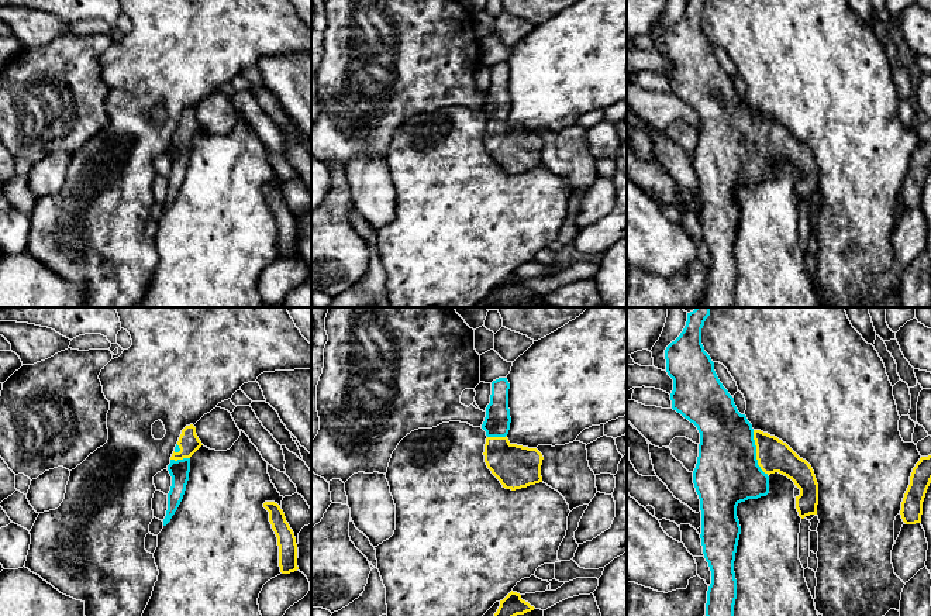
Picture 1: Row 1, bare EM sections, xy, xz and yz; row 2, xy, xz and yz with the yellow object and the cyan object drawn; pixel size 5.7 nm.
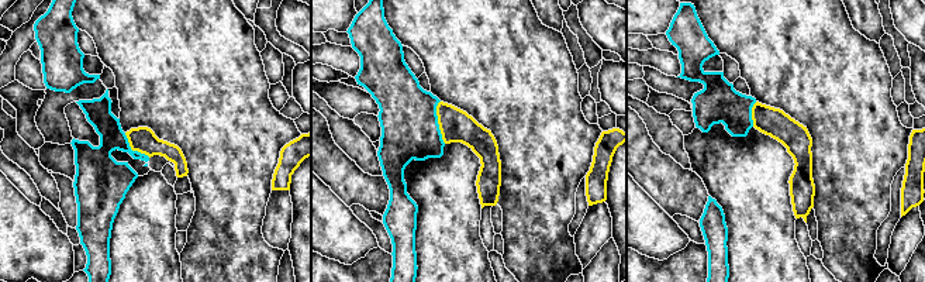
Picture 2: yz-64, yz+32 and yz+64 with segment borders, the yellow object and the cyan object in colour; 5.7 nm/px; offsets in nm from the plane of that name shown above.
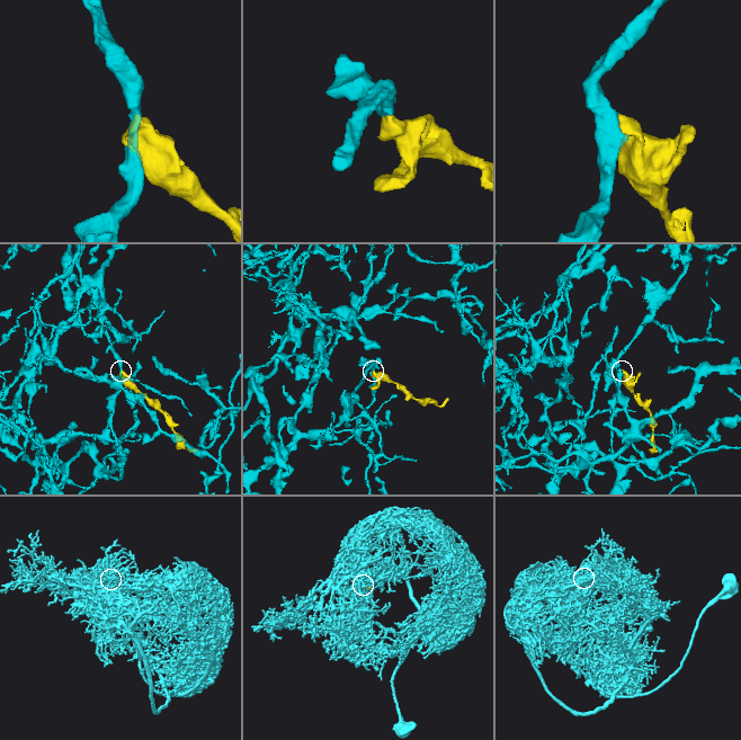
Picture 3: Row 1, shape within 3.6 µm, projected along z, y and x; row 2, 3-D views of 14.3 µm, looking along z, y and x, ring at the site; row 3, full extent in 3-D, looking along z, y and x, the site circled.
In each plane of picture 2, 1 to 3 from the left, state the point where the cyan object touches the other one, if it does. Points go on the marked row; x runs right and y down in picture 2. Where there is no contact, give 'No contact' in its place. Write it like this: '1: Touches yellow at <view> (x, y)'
1: Touches yellow at yz-64 (133, 150)
2: Touches yellow at yz+32 (438, 121)
3: Touches yellow at yz+64 (752, 114)

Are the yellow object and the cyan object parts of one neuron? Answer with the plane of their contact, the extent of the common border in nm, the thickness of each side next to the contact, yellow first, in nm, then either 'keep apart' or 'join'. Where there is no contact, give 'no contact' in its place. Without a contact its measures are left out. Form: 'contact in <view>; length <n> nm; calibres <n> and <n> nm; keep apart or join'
contact in yz; length 280 nm; calibres 190 and 360 nm; join

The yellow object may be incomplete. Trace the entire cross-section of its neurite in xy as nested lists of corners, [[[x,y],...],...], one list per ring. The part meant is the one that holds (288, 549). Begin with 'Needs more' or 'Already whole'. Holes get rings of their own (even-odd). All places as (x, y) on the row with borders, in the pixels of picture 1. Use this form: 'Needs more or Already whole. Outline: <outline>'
Already whole. Outline: [[[265,502],[263,507],[269,512],[269,522],[277,537],[280,572],[290,574],[297,571],[296,537],[289,523],[286,522],[283,510],[275,502]]]

